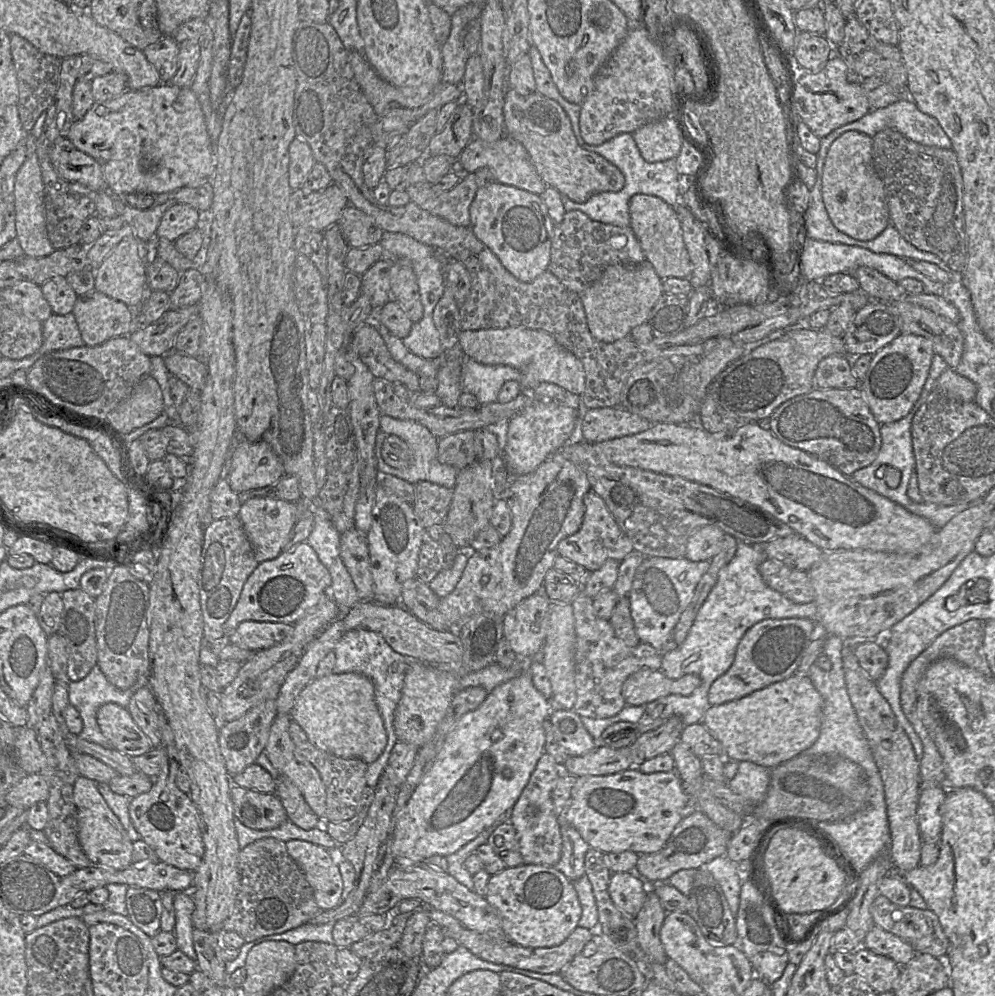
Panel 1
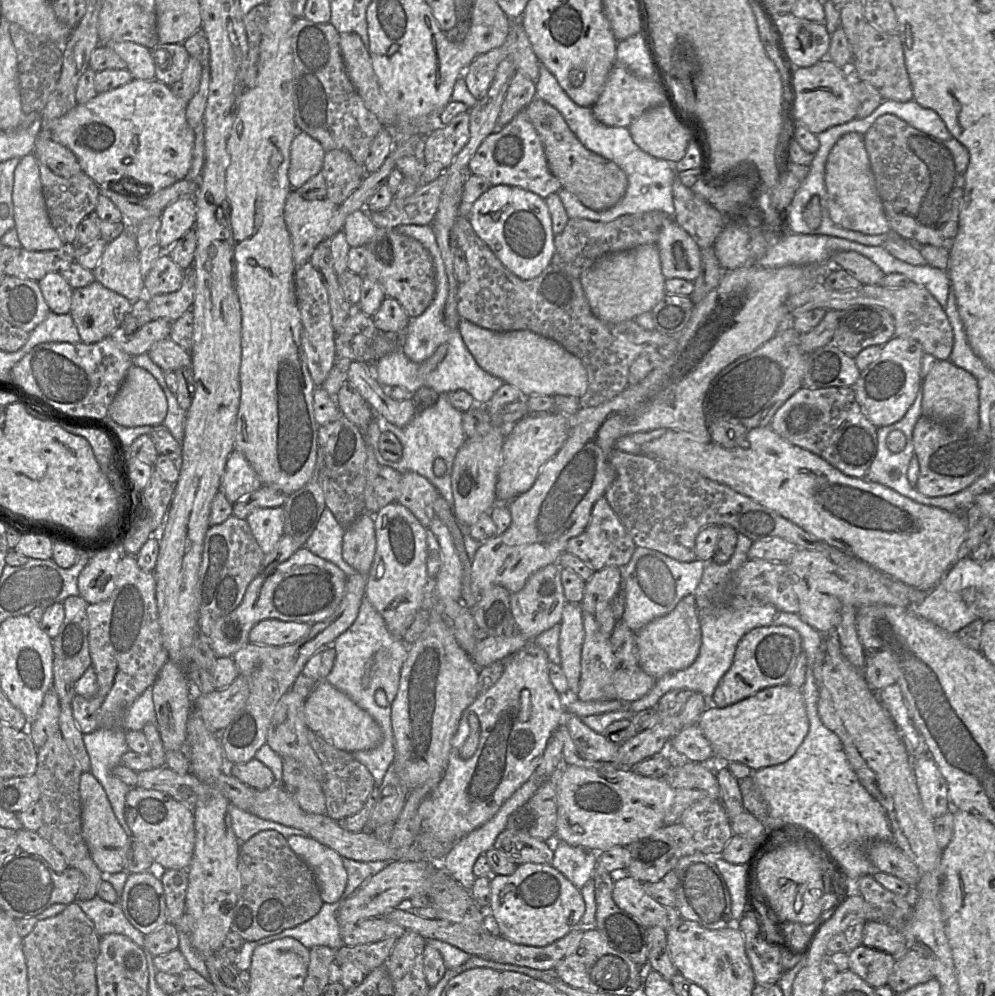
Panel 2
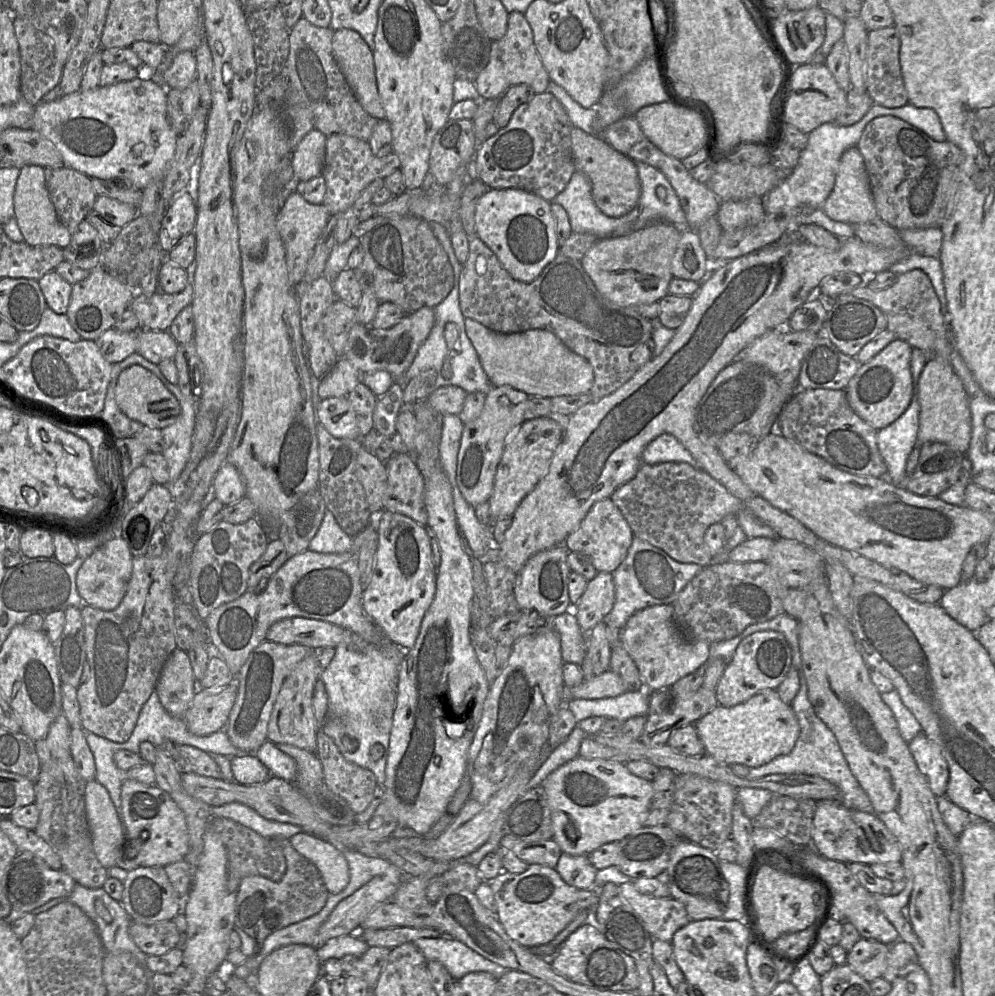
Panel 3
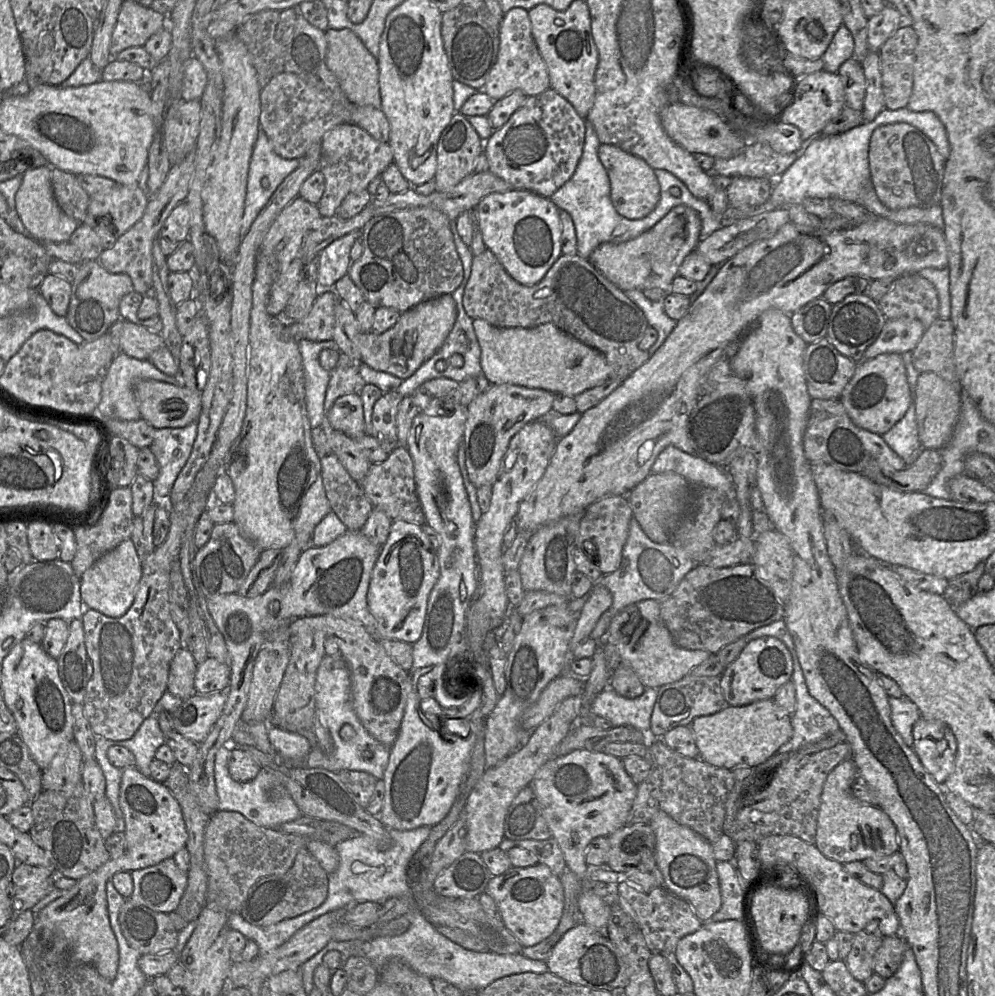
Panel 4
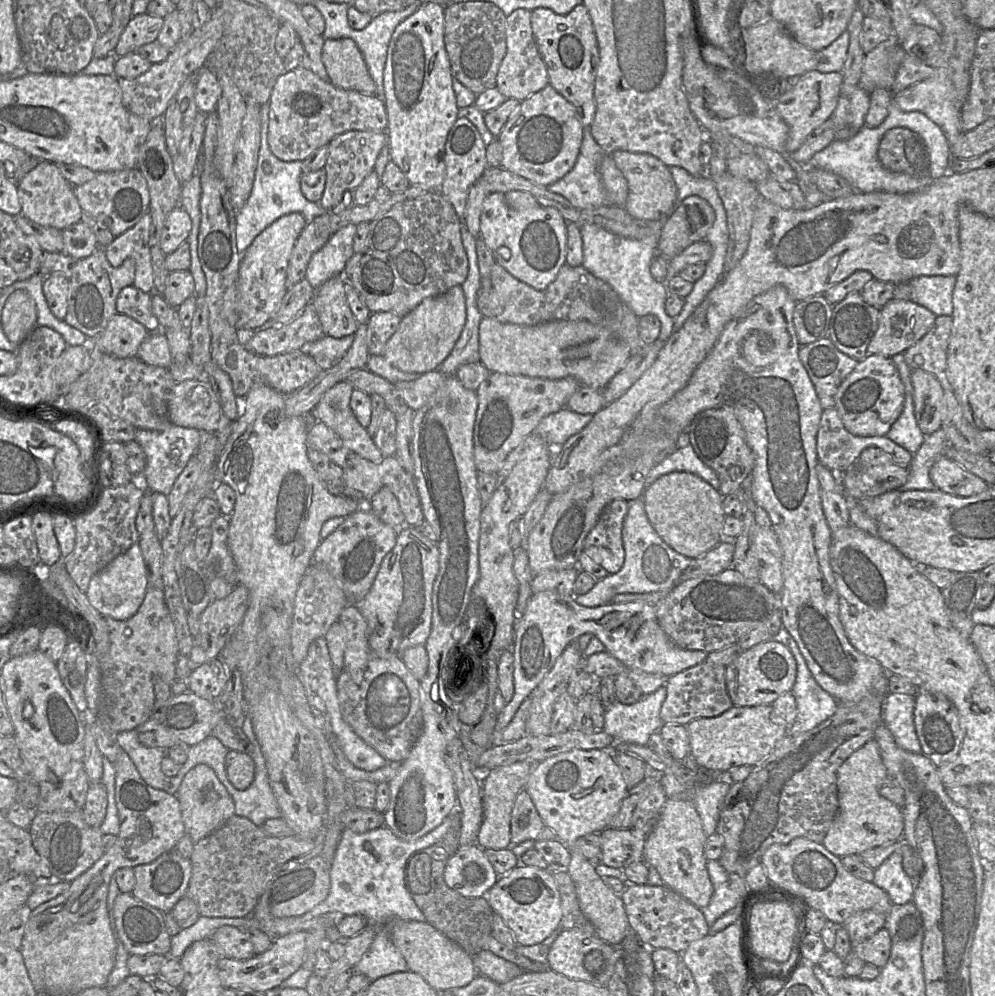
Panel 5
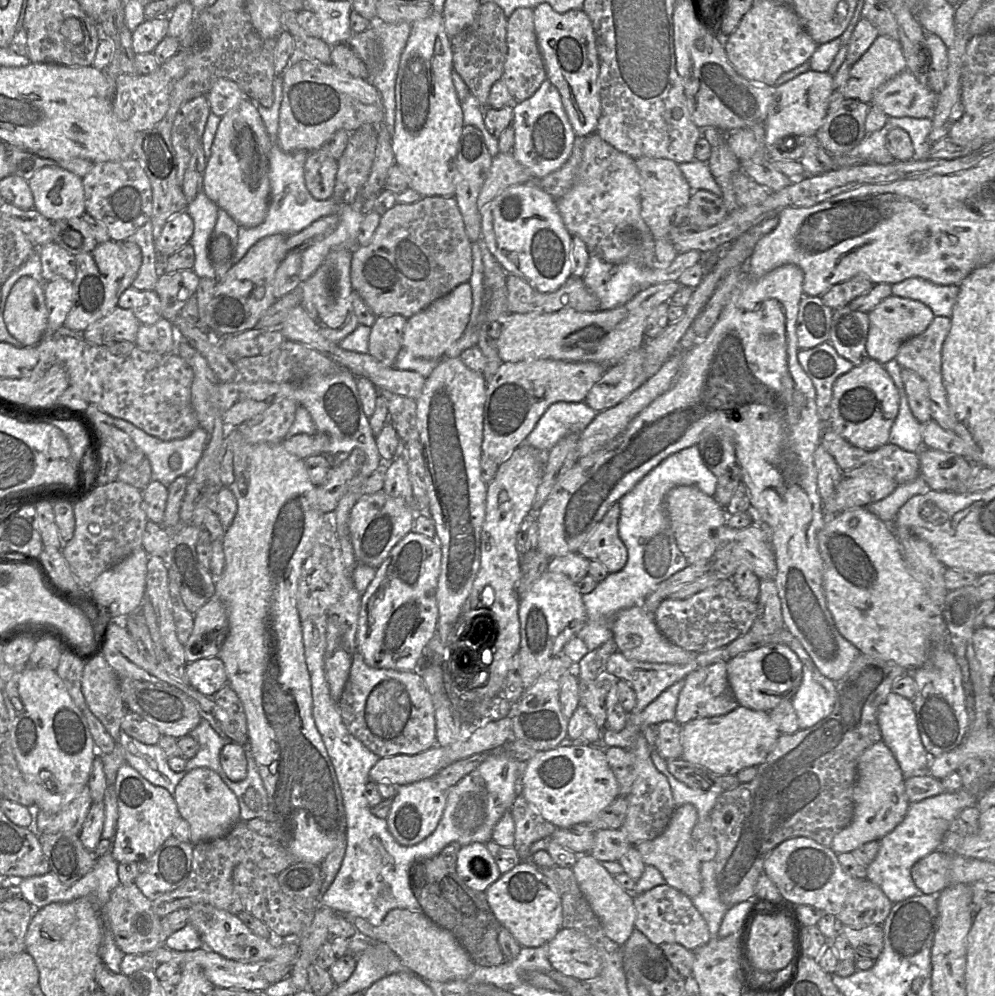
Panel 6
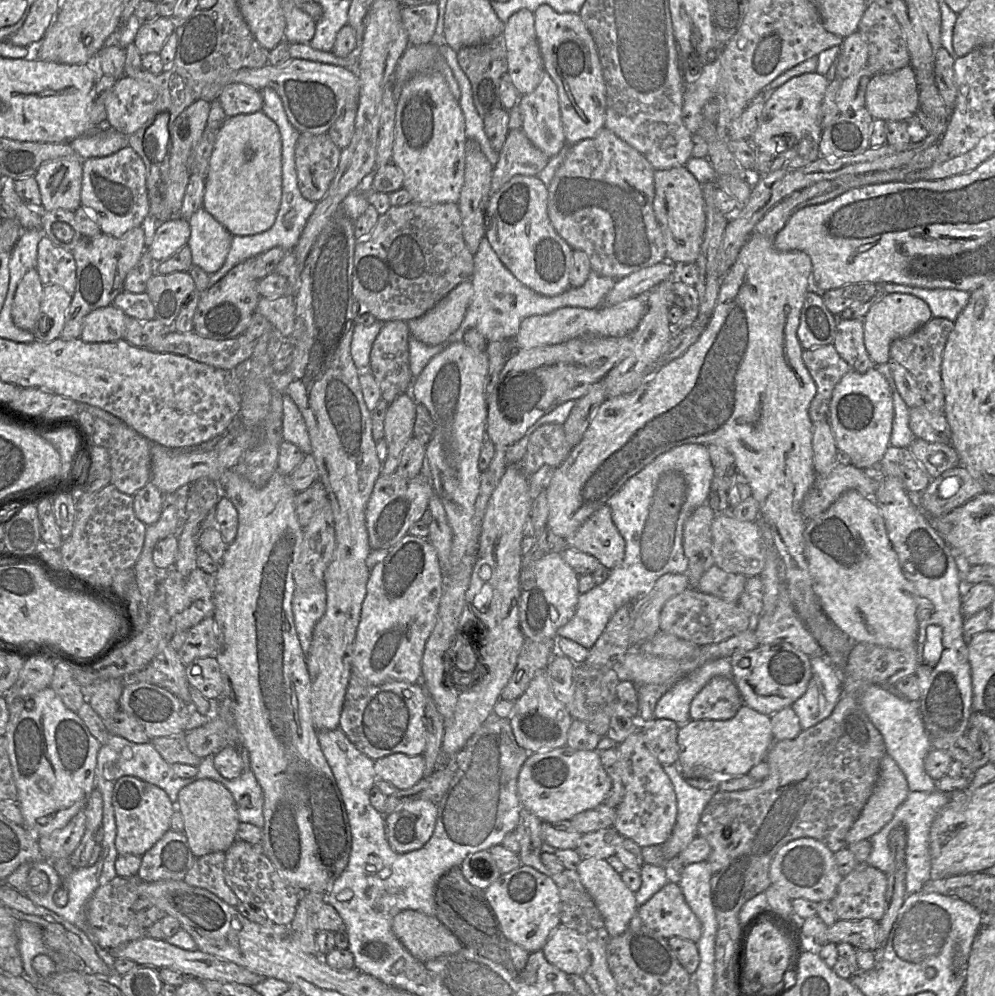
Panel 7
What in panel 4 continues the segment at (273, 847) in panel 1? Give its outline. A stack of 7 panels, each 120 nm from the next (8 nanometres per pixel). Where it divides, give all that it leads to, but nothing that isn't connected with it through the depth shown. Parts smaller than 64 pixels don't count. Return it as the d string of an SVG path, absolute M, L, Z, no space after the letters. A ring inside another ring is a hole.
M302 849L288 872L261 878L251 887L239 914L249 924L259 927L298 917L324 903L328 895L328 877L312 854L307 849Z

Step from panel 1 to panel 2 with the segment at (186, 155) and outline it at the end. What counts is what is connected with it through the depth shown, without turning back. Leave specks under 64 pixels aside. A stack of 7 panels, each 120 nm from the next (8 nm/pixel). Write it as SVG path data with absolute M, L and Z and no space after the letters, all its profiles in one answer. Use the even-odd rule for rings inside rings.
M132 79L129 83L115 88L113 90L98 93L94 98L89 100L85 104L77 104L73 109L67 112L62 117L49 123L48 125L44 124L42 129L51 129L53 133L57 136L60 143L68 147L77 157L82 171L88 175L94 182L101 188L107 188L110 190L110 183L116 183L118 186L113 185L113 187L123 187L125 180L132 180L133 182L139 182L145 184L149 187L147 189L151 190L150 195L154 192L170 187L178 181L184 179L192 164L193 158L193 149L195 143L195 132L190 127L187 118L186 118L186 108L187 103L183 100L176 97L170 86L156 80L141 80L141 79Z

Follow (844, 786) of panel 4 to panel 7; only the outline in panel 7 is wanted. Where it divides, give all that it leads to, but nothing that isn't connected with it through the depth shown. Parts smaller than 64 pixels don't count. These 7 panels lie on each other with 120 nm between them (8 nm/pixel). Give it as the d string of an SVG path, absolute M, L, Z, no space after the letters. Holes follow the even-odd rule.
M886 754L880 763L875 788L845 837L846 846L868 840L879 832L892 820L895 811L906 800L909 792L903 772L895 760Z

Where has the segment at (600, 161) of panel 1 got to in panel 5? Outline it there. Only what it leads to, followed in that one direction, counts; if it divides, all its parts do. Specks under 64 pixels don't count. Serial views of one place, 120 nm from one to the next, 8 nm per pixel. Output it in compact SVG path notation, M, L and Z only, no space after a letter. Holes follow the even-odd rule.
M614 151L610 154L628 183L628 198L624 209L634 218L664 222L676 207L677 186L669 167L653 155Z

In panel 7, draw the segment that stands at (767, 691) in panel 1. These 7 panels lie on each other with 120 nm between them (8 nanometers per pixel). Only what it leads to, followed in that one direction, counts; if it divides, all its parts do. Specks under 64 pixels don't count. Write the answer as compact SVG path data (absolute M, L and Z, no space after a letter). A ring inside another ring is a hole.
M746 704L727 720L690 720L680 725L677 743L678 766L705 767L718 774L746 775L749 770L765 760L774 743L770 716L762 714Z

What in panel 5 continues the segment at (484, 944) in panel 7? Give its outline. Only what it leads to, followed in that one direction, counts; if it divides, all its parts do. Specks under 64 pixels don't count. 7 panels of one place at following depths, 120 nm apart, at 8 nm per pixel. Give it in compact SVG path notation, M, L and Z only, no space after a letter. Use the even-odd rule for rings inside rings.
M458 807L452 811L451 816L453 825L441 840L430 847L414 852L409 857L404 871L404 883L409 895L425 916L426 922L459 944L469 955L473 955L482 951L480 941L492 935L494 912L486 896L478 898L462 896L450 889L444 881L446 863L459 849Z

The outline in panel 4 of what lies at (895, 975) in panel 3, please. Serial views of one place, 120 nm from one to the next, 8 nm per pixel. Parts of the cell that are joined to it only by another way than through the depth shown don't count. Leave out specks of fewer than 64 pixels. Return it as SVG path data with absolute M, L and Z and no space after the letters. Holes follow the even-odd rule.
M901 935L883 937L873 960L874 973L890 978L900 967L908 944Z

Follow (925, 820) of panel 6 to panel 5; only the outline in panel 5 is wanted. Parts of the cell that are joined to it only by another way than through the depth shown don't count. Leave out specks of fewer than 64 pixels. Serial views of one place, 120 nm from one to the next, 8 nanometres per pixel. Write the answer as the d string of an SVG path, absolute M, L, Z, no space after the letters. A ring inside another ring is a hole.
M900 850L893 852L874 870L872 882L888 894L893 905L912 901L915 883L903 869Z

